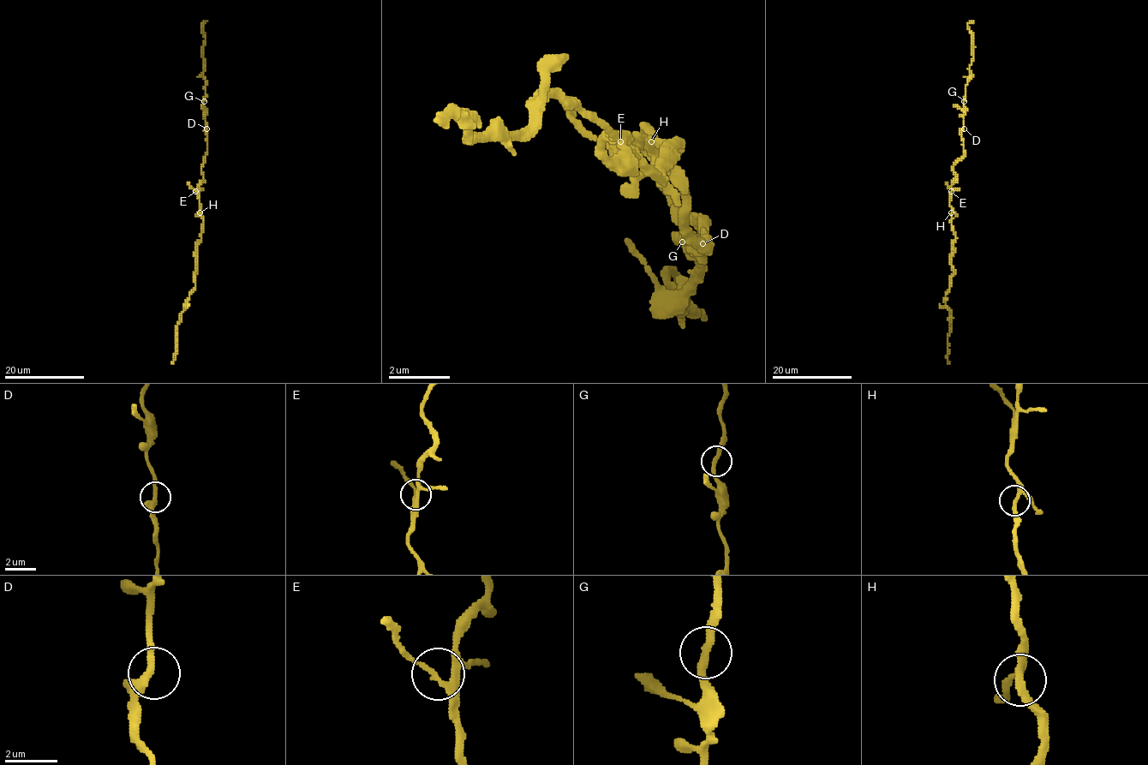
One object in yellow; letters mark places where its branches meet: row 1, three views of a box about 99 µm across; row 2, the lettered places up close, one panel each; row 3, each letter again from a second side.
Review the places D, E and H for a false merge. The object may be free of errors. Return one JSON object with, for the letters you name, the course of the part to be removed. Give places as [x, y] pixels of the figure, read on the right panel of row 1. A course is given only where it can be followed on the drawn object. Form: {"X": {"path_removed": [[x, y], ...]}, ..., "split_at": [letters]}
{"split_at": []}

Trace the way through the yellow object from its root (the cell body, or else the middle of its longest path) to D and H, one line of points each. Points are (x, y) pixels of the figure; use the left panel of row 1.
D: (199, 191), (199, 182), (203, 179), (201, 164), (206, 154), (206, 128)
H: (199, 191), (200, 212)

